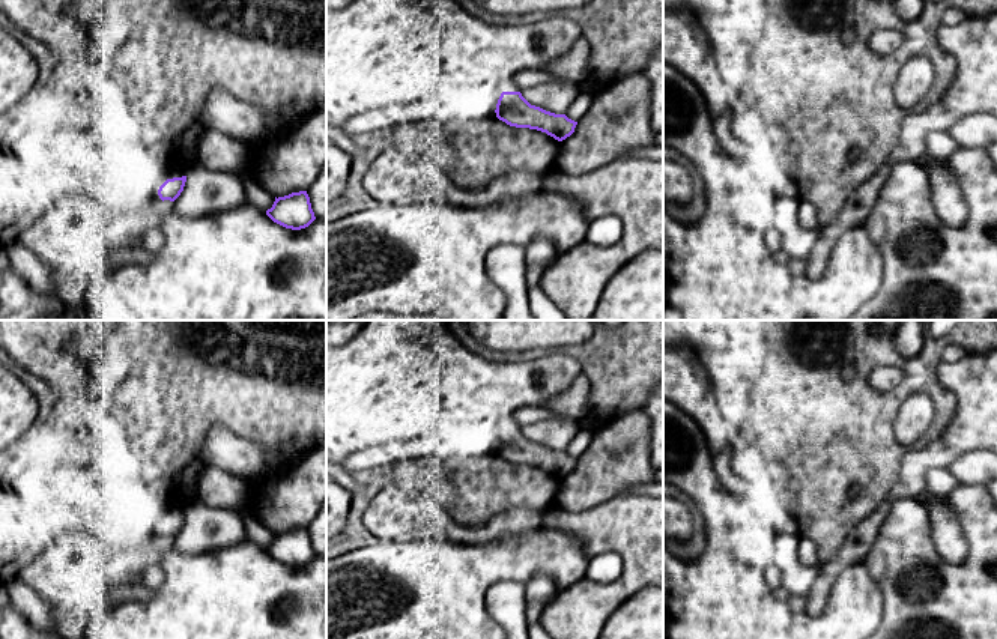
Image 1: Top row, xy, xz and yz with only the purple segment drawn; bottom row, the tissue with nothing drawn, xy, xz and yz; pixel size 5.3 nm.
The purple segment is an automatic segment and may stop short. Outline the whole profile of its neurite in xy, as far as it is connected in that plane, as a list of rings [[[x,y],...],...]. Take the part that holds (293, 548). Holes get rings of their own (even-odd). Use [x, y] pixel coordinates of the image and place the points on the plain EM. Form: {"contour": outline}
{"contour": [[[307,528],[292,529],[278,535],[275,534],[266,552],[274,559],[292,567],[305,565],[316,556]]]}

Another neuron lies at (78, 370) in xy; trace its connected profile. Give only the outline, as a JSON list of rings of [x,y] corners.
[[[74,353],[71,356],[71,382],[74,388],[89,382],[89,365],[80,361]]]

